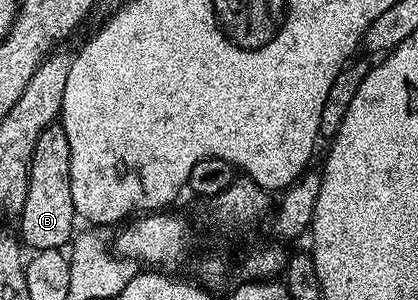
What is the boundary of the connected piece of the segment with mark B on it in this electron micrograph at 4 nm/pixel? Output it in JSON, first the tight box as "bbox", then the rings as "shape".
{"bbox":[18,123,77,252],"shape":[[[63,123],[46,126],[46,130],[42,130],[42,134],[38,136],[28,171],[26,202],[20,211],[18,223],[19,239],[36,252],[63,249],[77,231],[74,194],[70,194],[70,138],[66,138]]]}

